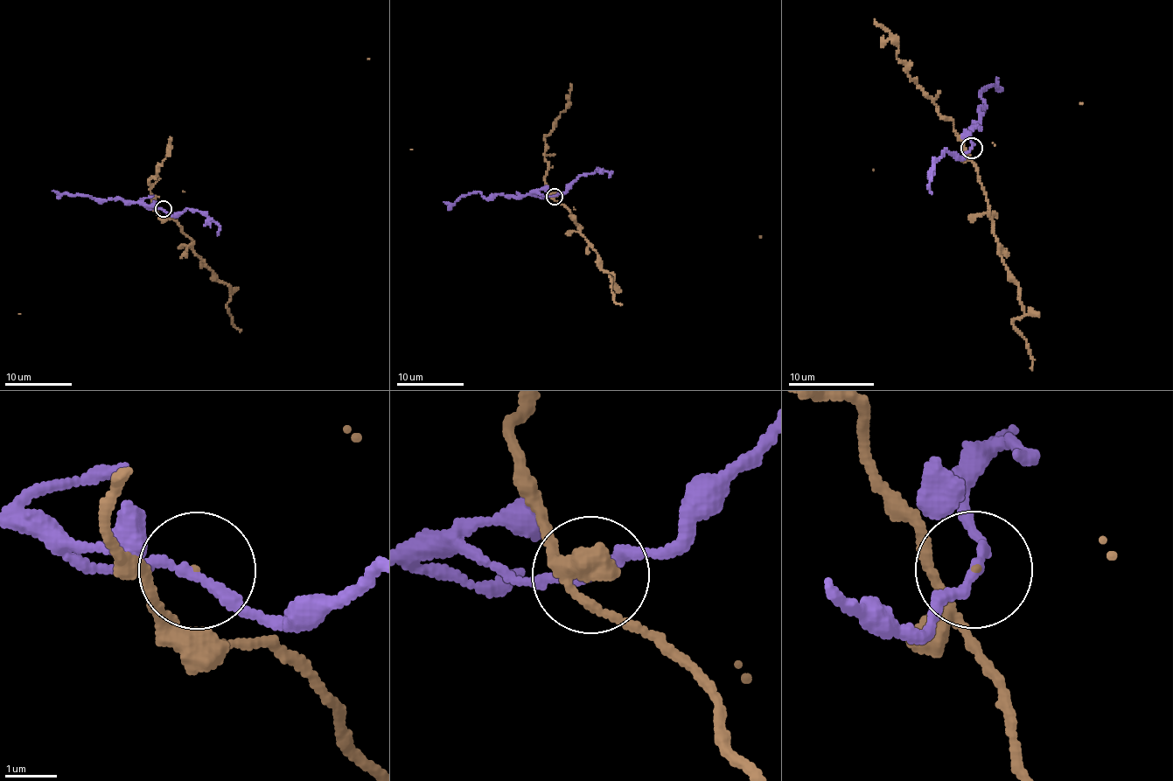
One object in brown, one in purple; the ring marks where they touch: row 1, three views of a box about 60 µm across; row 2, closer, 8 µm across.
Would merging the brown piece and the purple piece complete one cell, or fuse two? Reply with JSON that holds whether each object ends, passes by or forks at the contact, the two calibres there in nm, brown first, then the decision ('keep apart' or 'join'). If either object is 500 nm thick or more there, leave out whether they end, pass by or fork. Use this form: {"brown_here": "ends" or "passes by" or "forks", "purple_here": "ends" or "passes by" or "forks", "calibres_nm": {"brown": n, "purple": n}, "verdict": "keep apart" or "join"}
{"brown_here": "ends", "purple_here": "passes by", "calibres_nm": {"brown": 40, "purple": 200}, "verdict": "keep apart"}

